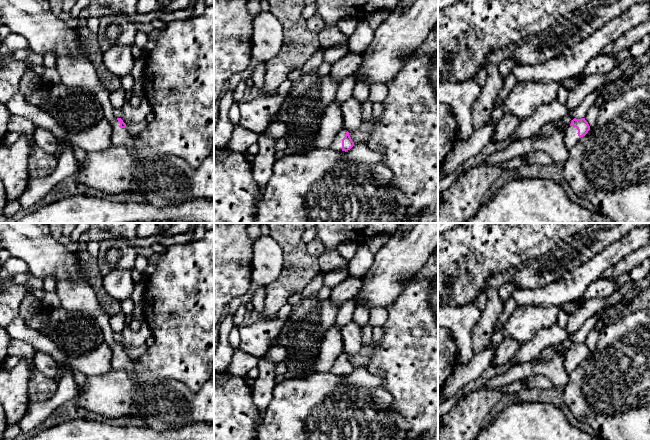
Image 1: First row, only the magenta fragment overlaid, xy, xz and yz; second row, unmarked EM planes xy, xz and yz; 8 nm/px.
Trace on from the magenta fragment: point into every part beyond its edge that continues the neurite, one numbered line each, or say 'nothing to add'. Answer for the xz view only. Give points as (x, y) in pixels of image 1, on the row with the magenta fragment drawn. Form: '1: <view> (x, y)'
1: xz (336, 145)

